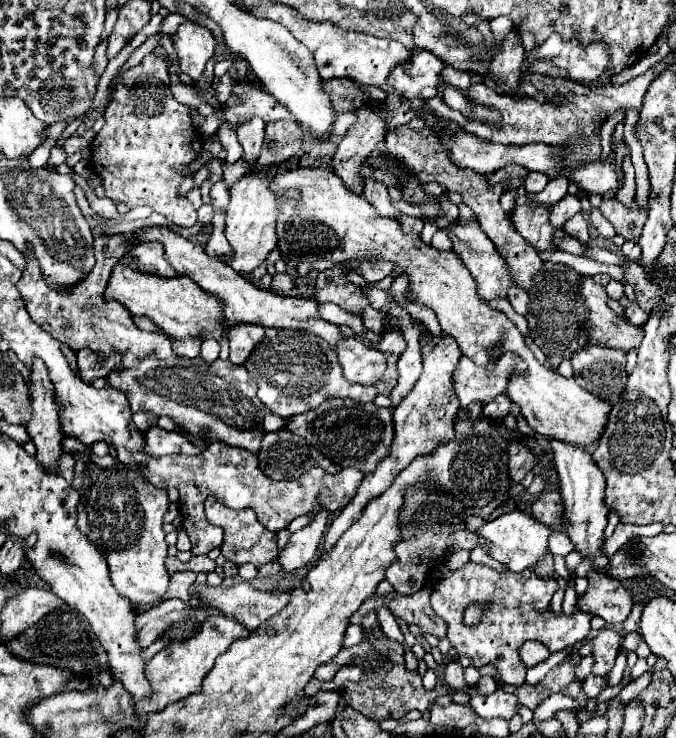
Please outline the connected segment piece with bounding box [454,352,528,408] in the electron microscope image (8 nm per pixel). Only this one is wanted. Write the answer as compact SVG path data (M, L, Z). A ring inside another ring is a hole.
M506 352L496 362L496 368L486 372L486 368L476 366L466 356L460 358L460 364L454 372L454 390L460 400L460 406L466 408L470 402L480 400L484 404L492 402L496 396L504 394L508 382L514 374L526 374L528 368L524 360L512 352Z

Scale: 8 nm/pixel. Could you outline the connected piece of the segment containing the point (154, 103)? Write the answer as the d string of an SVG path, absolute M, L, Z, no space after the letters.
M148 54L138 66L130 68L124 72L114 88L112 100L106 108L106 124L104 128L96 134L90 150L92 150L92 168L96 174L102 176L104 180L104 190L106 196L114 204L126 204L128 208L136 206L150 206L154 212L166 216L170 222L176 226L188 228L196 224L196 210L192 204L184 198L178 198L178 186L182 184L180 172L188 162L198 158L202 152L202 136L196 132L192 118L190 118L190 106L180 104L174 100L170 88L168 88L168 68L166 62L154 54Z

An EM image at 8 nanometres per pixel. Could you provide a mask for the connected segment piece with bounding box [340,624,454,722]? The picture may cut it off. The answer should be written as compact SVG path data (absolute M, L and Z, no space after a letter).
M380 624L374 626L374 636L366 636L364 640L368 640L374 648L374 656L370 658L360 658L354 656L350 660L352 666L360 666L366 670L366 676L360 682L348 682L344 688L340 688L342 696L346 696L346 702L350 708L356 708L358 712L364 712L368 718L380 722L386 718L402 718L404 714L418 710L418 712L426 712L432 702L438 696L448 696L454 694L454 688L450 688L444 678L440 678L436 682L436 690L426 690L422 684L422 676L418 674L418 670L408 670L406 662L404 662L404 646L396 640L388 640L386 634L380 630Z

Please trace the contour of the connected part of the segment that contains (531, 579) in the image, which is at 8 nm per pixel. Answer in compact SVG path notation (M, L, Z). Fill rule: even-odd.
M462 566L462 568L458 568L458 570L454 570L454 572L448 572L444 578L440 578L438 580L438 584L434 586L434 590L432 590L432 594L430 594L430 602L432 602L432 608L434 608L434 612L444 620L444 622L448 625L448 631L446 637L450 640L450 644L452 644L452 648L456 650L456 654L458 656L468 656L470 660L472 660L472 666L474 668L482 668L482 666L486 666L486 664L492 664L492 666L496 666L498 670L500 670L500 674L502 674L502 680L506 682L506 684L510 684L510 686L514 686L514 688L518 688L520 684L524 684L524 678L526 678L526 666L520 662L520 658L518 658L518 648L524 644L524 642L528 642L528 640L538 640L538 642L542 642L550 652L560 652L560 650L564 650L564 648L568 648L568 646L572 646L572 644L576 644L576 642L582 642L582 640L586 640L588 638L588 634L590 634L590 620L592 620L592 616L594 614L590 614L590 612L580 612L578 608L576 608L576 614L570 614L570 616L566 616L566 614L561 613L557 616L550 608L550 600L552 600L552 596L554 596L554 592L558 590L558 582L554 580L554 578L550 578L550 576L538 576L536 572L534 572L534 568L526 568L524 572L504 572L504 574L500 574L500 572L496 572L496 570L492 570L490 566ZM470 604L486 604L484 608L482 608L482 618L480 618L480 622L476 624L476 626L470 628L466 626L462 620L464 620L464 611Z

